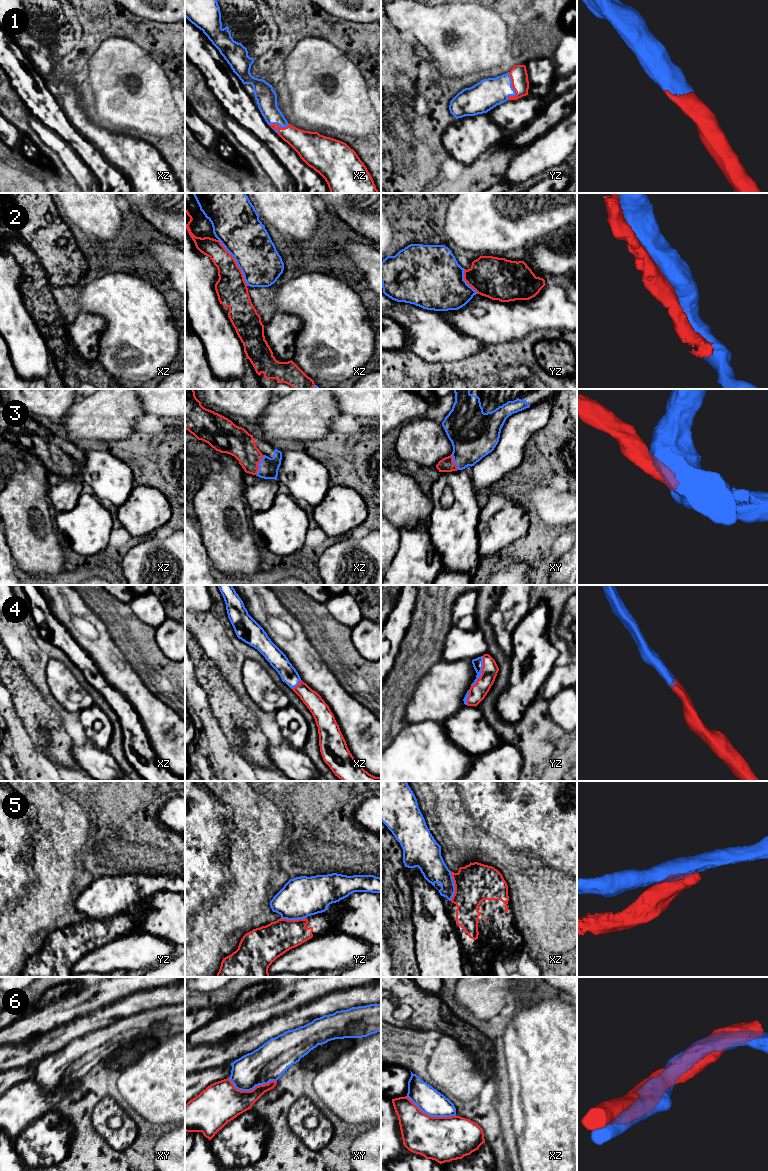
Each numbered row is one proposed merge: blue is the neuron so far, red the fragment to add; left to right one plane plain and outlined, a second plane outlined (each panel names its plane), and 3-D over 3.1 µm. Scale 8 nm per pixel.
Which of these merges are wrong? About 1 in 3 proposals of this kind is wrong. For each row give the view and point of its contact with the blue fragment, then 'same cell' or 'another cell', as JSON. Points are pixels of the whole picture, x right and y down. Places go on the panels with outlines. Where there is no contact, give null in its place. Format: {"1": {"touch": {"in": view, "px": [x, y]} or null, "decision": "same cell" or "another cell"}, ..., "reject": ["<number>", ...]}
{"1": {"touch": {"in": "yz", "px": [512, 88]}, "decision": "same cell"}, "2": {"touch": {"in": "xz", "px": [236, 262]}, "decision": "another cell"}, "3": {"touch": {"in": "xz", "px": [258, 465]}, "decision": "same cell"}, "4": {"touch": {"in": "yz", "px": [481, 670]}, "decision": "same cell"}, "5": {"touch": {"in": "xz", "px": [454, 886]}, "decision": "another cell"}, "6": {"touch": {"in": "xy", "px": [251, 1089]}, "decision": "another cell"}, "reject": ["2", "5", "6"]}

